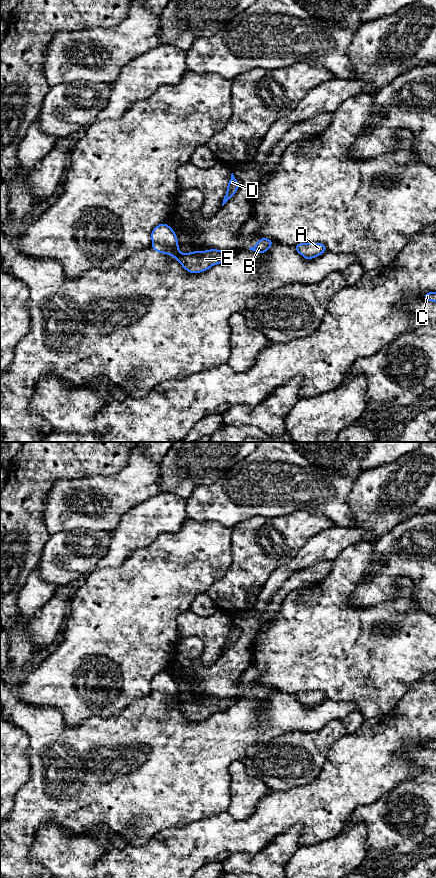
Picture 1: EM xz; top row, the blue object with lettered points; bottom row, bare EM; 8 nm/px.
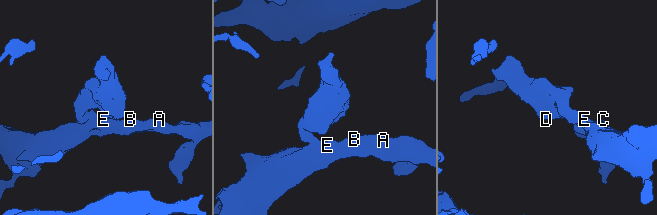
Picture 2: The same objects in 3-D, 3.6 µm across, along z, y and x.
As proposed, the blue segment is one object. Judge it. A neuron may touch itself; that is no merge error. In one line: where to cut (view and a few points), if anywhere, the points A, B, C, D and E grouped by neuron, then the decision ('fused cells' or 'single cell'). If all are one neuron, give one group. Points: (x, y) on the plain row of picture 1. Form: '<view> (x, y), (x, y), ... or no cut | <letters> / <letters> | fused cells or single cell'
xz (180, 701), (175, 706) | A B C E / D | fused cells

